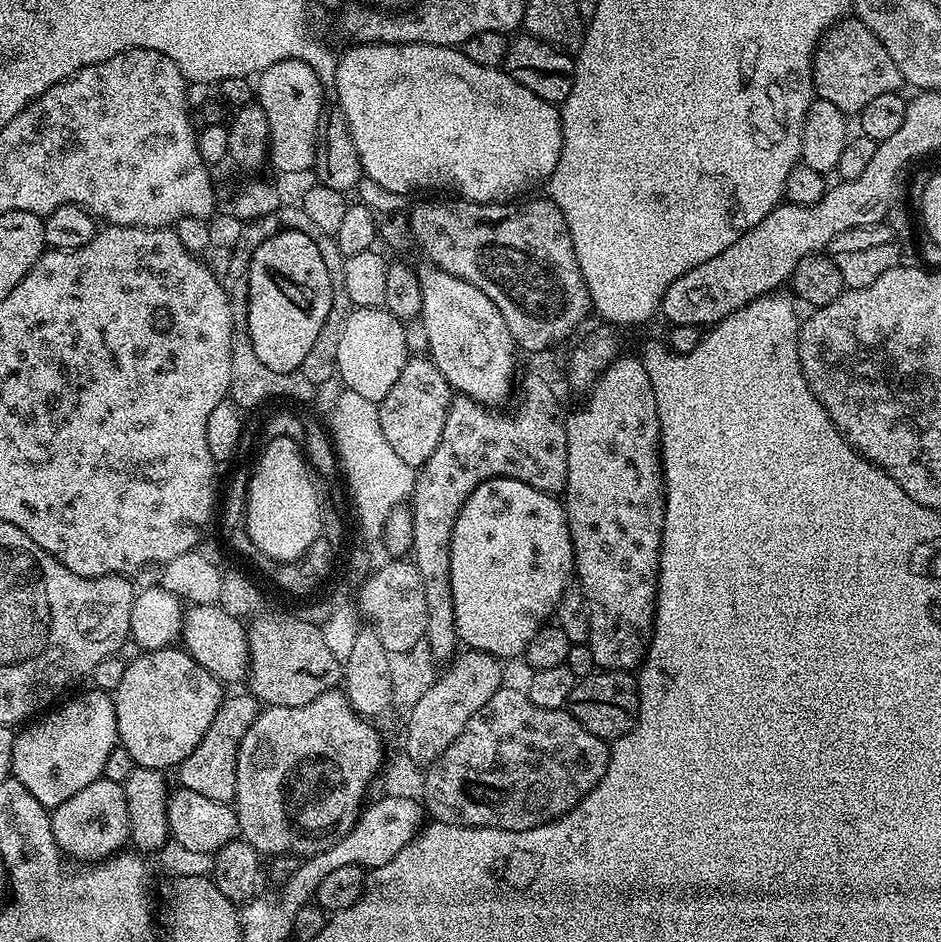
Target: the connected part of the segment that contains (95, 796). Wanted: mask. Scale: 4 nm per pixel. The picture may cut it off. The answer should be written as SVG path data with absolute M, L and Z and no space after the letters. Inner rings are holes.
M103 778L90 782L86 790L78 790L74 798L66 798L66 802L51 809L50 815L54 842L60 847L61 853L70 858L74 856L78 862L107 860L129 843L126 794L123 784L118 782Z

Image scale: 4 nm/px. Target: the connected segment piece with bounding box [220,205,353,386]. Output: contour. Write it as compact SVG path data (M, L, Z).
M281 205L278 211L272 211L262 218L248 220L244 223L241 237L238 238L237 245L234 246L233 257L230 258L229 269L220 278L223 292L230 302L232 318L231 350L236 350L236 354L250 354L250 350L253 348L248 334L249 262L254 249L260 246L267 238L273 237L281 229L304 233L310 237L315 245L318 246L319 254L322 255L322 262L325 263L326 272L330 277L332 294L330 313L327 314L326 322L322 324L322 330L319 331L318 336L314 340L314 345L311 346L309 353L306 354L306 358L303 359L303 364L299 369L301 374L307 378L308 382L319 386L322 382L333 379L337 373L336 362L339 339L342 334L342 329L346 324L346 318L349 317L353 306L349 302L349 295L346 294L344 256L338 250L335 237L322 234L314 222L307 217L304 208L301 208L299 205Z

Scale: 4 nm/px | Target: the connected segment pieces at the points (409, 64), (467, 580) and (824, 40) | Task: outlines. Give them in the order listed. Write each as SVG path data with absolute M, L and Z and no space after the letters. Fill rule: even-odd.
M356 44L345 56L336 61L336 100L338 109L345 118L348 135L358 150L360 171L368 176L384 192L420 192L423 188L441 188L441 193L451 194L462 200L473 200L476 204L498 204L512 202L523 192L531 190L535 184L543 185L558 166L558 154L562 154L562 122L560 108L557 105L538 98L526 86L522 86L514 77L500 68L478 66L470 62L459 47L443 48L433 44Z
M505 476L500 477L499 480L487 480L472 491L470 498L462 506L458 518L450 526L450 535L452 538L448 547L450 550L450 590L454 594L454 622L459 643L467 646L471 651L485 652L501 661L523 657L530 638L534 638L534 634L538 634L538 630L553 619L556 604L561 594L570 586L570 581L574 576L572 539L568 529L568 515L564 513L563 503L553 493L534 490L534 486L526 486L526 482L518 482Z
M857 18L836 21L820 37L820 43L816 45L816 52L812 56L812 87L815 95L826 102L834 102L834 106L846 114L859 114L866 102L881 94L900 92L904 83L886 47Z

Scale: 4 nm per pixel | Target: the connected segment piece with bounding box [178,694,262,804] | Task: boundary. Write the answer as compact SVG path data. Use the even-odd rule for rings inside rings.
M251 694L225 695L224 700L218 706L218 714L214 714L214 722L210 722L210 730L202 734L202 742L198 742L198 746L194 746L192 753L178 766L179 787L194 790L206 798L214 798L214 802L232 804L238 790L238 774L236 773L238 746L242 738L246 738L246 730L254 726L261 711L260 701Z

